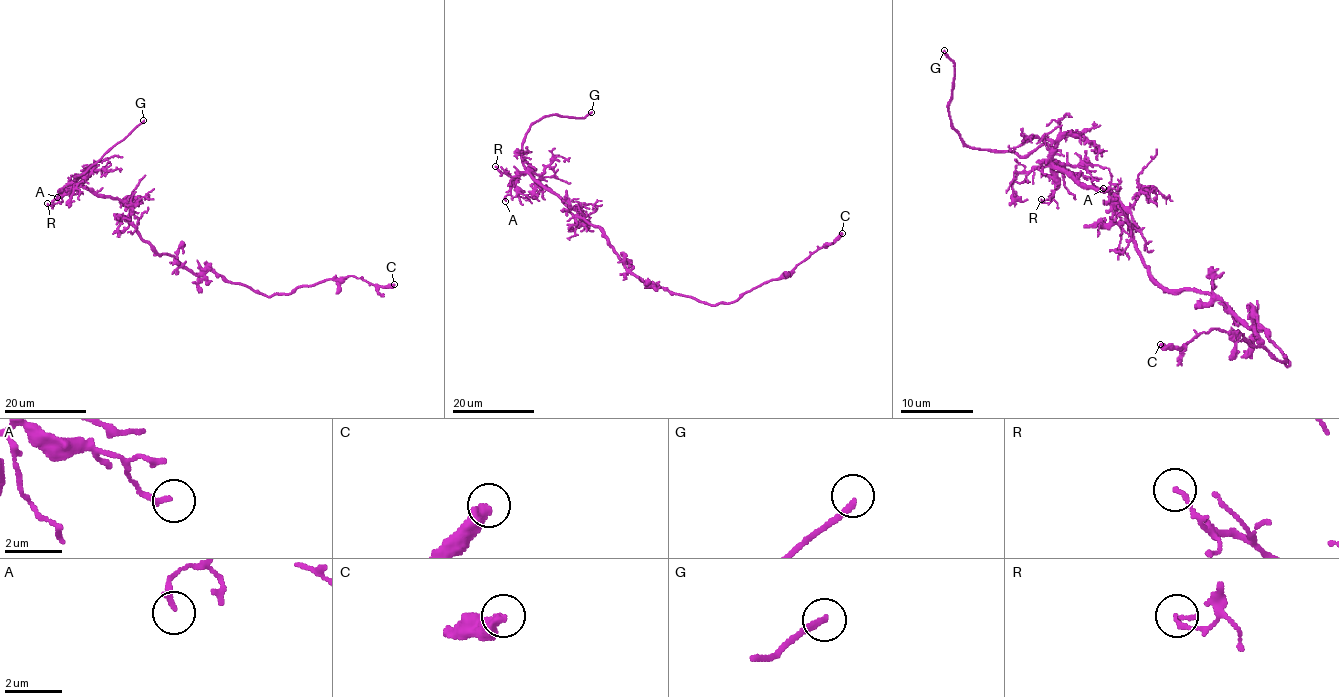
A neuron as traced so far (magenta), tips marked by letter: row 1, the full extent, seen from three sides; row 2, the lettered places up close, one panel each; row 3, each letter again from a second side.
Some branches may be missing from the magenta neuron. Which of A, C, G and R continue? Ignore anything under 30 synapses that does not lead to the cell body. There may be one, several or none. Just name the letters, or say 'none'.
G

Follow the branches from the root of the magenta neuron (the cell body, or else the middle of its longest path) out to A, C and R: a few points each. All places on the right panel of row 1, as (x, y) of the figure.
A: (1189, 291), (1165, 289), (1151, 276), (1127, 214), (1109, 192), (1087, 188), (1052, 166), (1089, 176), (1103, 188)
C: (1189, 291), (1207, 291), (1246, 327), (1255, 318), (1288, 364), (1242, 335), (1218, 329), (1182, 347), (1160, 344)
R: (1189, 291), (1165, 289), (1151, 276), (1127, 214), (1109, 192), (1052, 168), (1059, 185), (1048, 203), (1041, 199)

